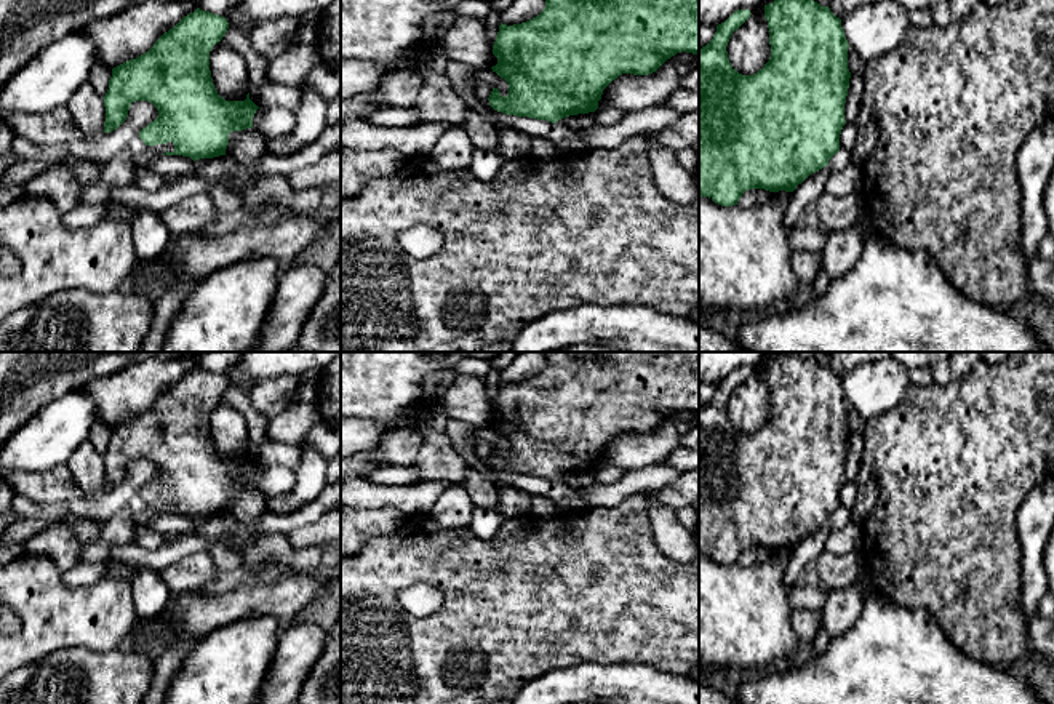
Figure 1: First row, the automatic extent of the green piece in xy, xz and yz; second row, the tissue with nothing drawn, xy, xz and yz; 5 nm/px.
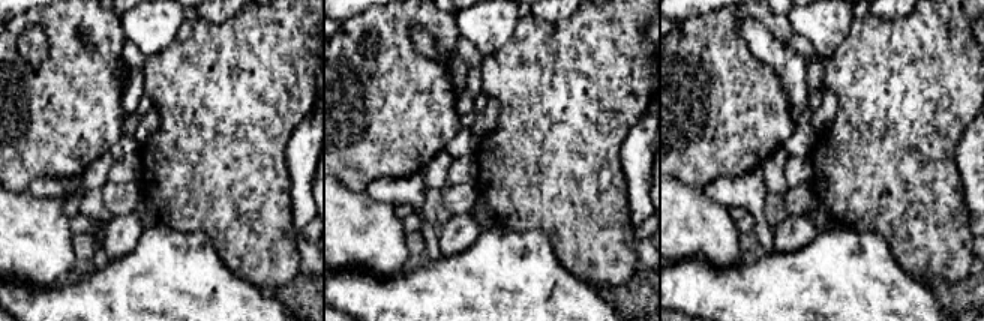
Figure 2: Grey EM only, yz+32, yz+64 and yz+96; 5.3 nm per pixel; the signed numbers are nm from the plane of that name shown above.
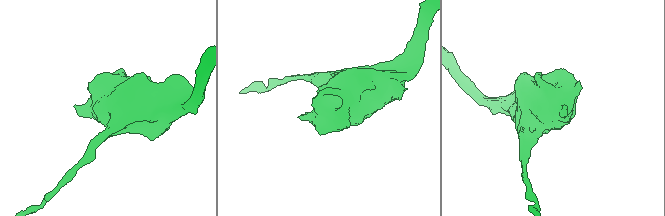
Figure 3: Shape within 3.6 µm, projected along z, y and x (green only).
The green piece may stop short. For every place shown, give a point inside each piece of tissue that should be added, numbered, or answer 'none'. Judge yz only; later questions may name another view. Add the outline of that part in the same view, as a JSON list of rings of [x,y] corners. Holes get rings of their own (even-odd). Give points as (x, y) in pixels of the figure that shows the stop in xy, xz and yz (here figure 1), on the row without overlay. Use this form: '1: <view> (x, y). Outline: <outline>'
none

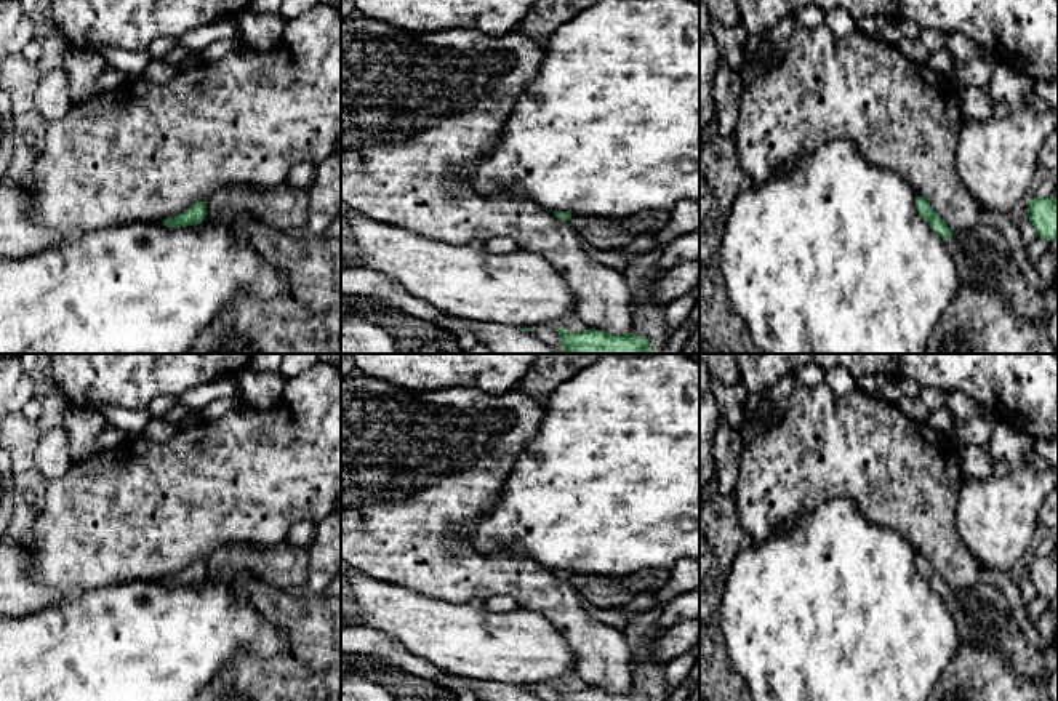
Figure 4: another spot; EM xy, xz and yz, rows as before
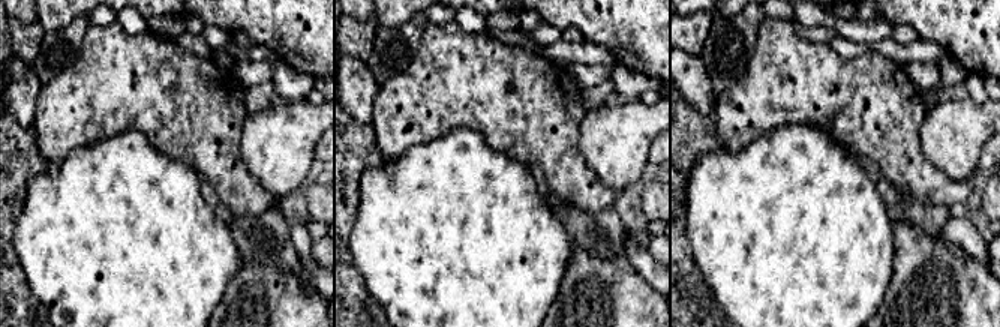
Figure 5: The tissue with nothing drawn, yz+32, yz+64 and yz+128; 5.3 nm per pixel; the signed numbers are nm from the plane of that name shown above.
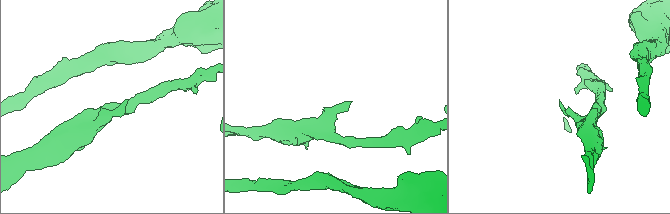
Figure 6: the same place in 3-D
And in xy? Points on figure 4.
none

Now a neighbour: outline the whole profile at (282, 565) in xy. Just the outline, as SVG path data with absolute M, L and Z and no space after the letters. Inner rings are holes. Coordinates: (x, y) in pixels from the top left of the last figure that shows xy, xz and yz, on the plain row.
M288 539L264 551L248 543L232 543L211 552L206 576L237 576L253 571L261 581L283 589L304 591L304 547L295 547Z

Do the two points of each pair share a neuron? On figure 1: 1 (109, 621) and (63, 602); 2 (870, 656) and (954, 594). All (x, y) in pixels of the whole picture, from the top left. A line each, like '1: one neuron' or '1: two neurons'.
1: one neuron
2: two neurons

